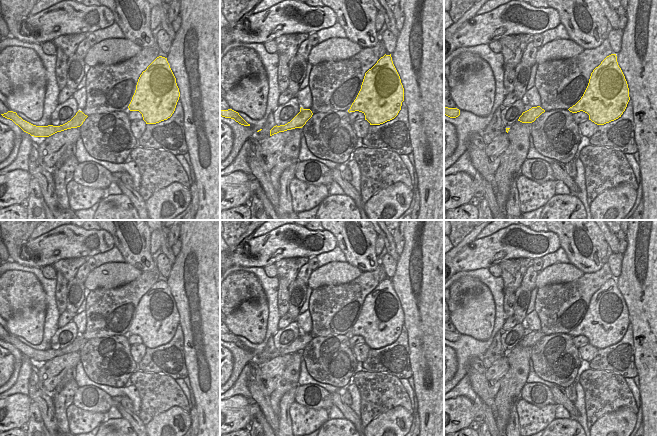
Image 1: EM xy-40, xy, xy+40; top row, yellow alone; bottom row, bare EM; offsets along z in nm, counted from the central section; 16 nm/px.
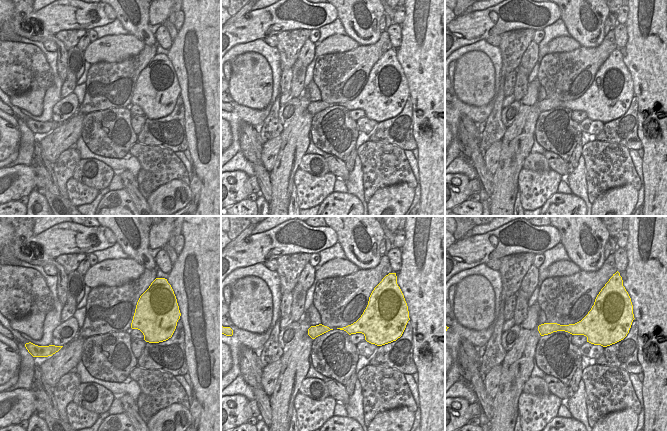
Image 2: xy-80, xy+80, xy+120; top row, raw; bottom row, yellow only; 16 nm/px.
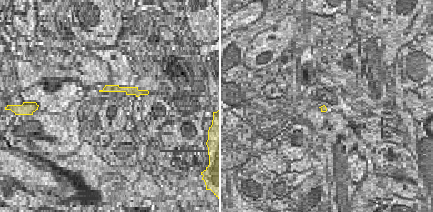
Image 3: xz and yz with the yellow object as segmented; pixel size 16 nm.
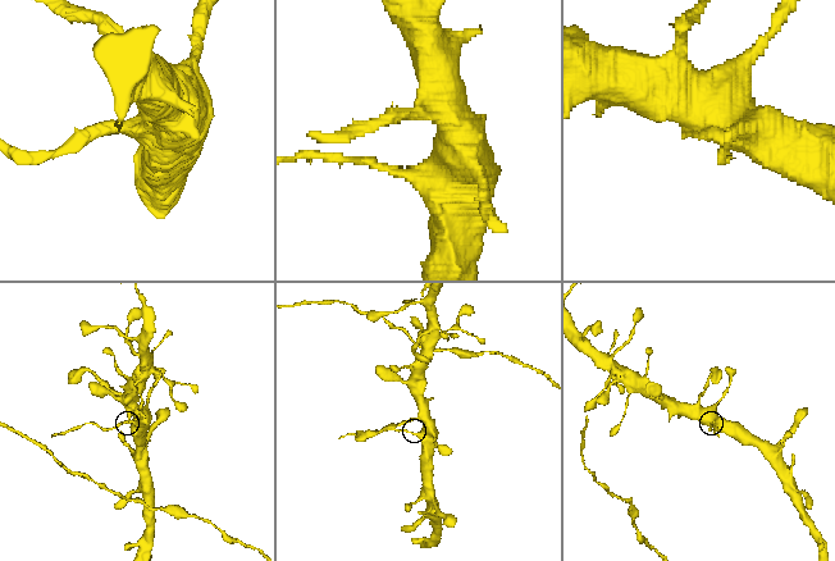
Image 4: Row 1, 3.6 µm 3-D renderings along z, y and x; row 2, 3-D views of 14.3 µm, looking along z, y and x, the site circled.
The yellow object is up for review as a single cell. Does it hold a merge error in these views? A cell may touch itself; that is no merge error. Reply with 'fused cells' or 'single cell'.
fused cells

